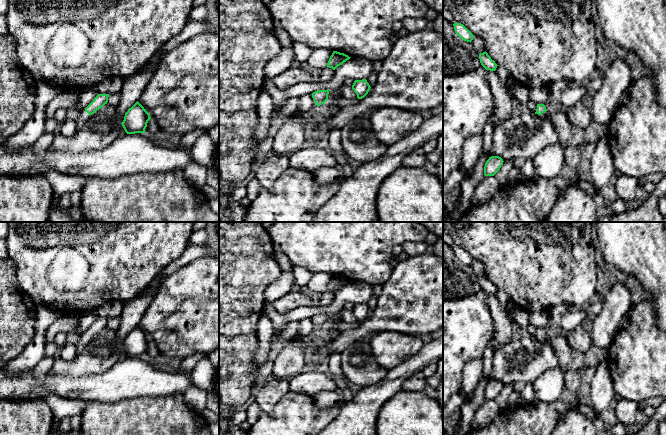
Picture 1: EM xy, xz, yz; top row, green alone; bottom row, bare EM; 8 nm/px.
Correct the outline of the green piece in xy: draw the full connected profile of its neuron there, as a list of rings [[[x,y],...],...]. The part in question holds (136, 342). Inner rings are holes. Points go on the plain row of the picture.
[[[137,325],[125,337],[124,344],[121,348],[127,358],[145,357],[147,347],[150,343],[150,338]]]

